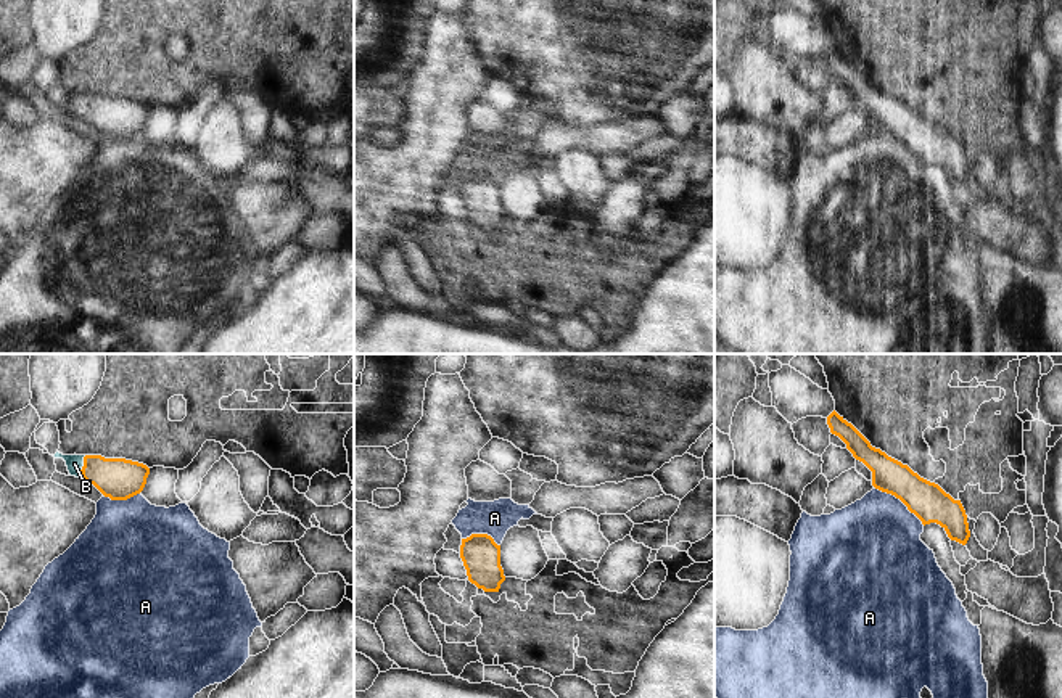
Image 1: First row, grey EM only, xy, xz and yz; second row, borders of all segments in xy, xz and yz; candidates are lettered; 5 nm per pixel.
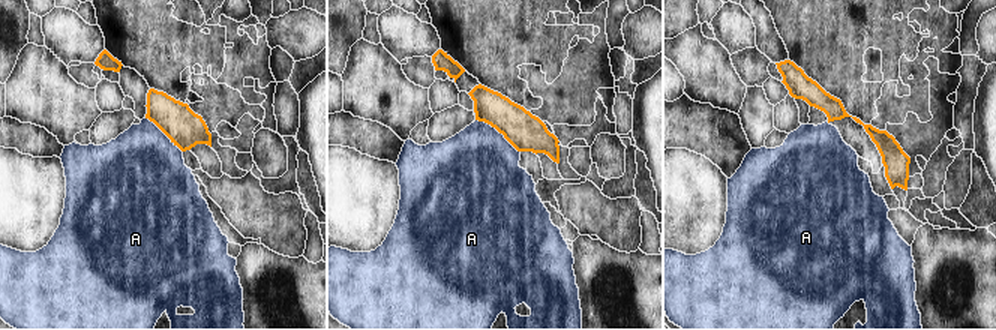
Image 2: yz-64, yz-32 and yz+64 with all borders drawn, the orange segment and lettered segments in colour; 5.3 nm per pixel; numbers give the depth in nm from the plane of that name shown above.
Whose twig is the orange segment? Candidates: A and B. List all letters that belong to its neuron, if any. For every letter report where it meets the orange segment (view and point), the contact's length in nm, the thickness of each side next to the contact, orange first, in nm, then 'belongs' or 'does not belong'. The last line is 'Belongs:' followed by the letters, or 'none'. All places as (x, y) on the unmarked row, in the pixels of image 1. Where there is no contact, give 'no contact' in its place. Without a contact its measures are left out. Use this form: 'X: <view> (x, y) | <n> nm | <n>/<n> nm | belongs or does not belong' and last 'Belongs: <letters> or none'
A: yz (900, 139) | 320 nm | 190/440 nm | does not belong
B: xy (82, 106) | 110 nm | 200/90 nm | belongs
Belongs: B

